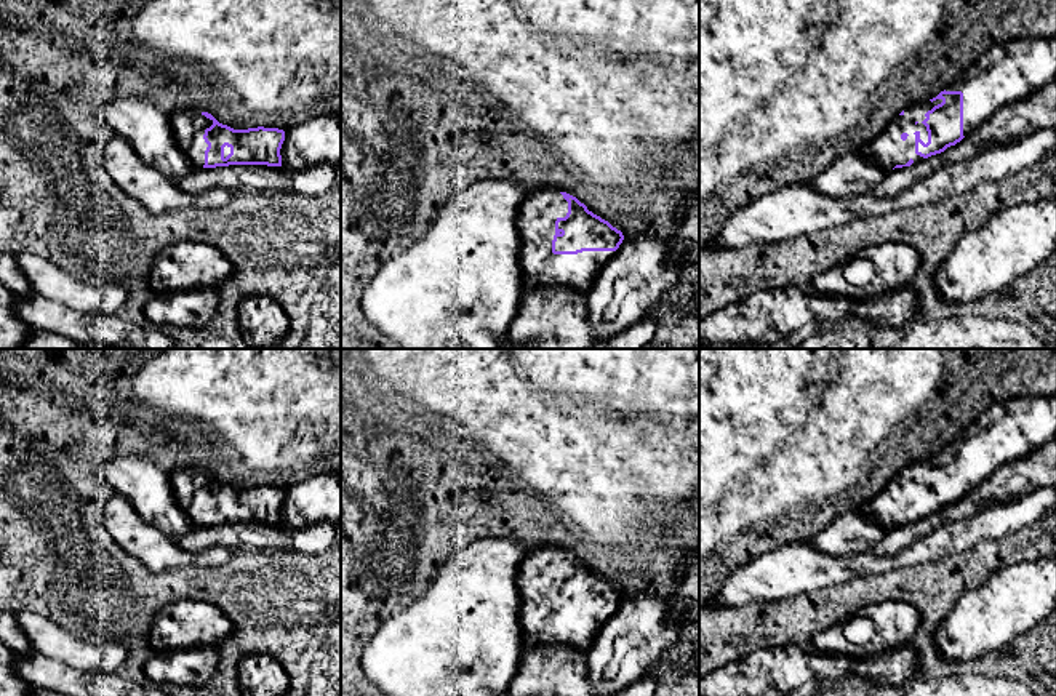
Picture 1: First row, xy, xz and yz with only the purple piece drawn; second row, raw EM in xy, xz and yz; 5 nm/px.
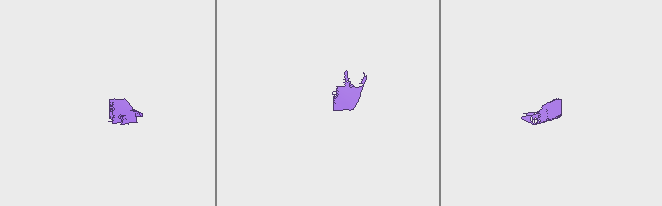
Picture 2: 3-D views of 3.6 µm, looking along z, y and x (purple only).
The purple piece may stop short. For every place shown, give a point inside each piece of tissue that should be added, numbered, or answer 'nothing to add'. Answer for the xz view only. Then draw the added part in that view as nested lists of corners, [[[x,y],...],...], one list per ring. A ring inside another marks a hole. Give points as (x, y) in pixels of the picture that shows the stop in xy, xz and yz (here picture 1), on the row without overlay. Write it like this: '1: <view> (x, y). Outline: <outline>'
1: xz (538, 572). Outline: [[[541,547],[526,555],[518,570],[522,594],[522,637],[528,646],[571,646],[586,653],[603,624],[616,610],[582,610],[554,613],[555,579],[565,576],[568,560],[552,547]]]

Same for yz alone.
1: yz (888, 508). Outline: [[[936,458],[906,466],[877,498],[861,504],[862,512],[888,530],[896,523],[906,523],[910,517],[914,522],[923,518],[915,512],[914,491],[918,490],[920,498],[928,501],[928,490],[922,480],[926,477],[925,472],[941,461],[942,458]]]

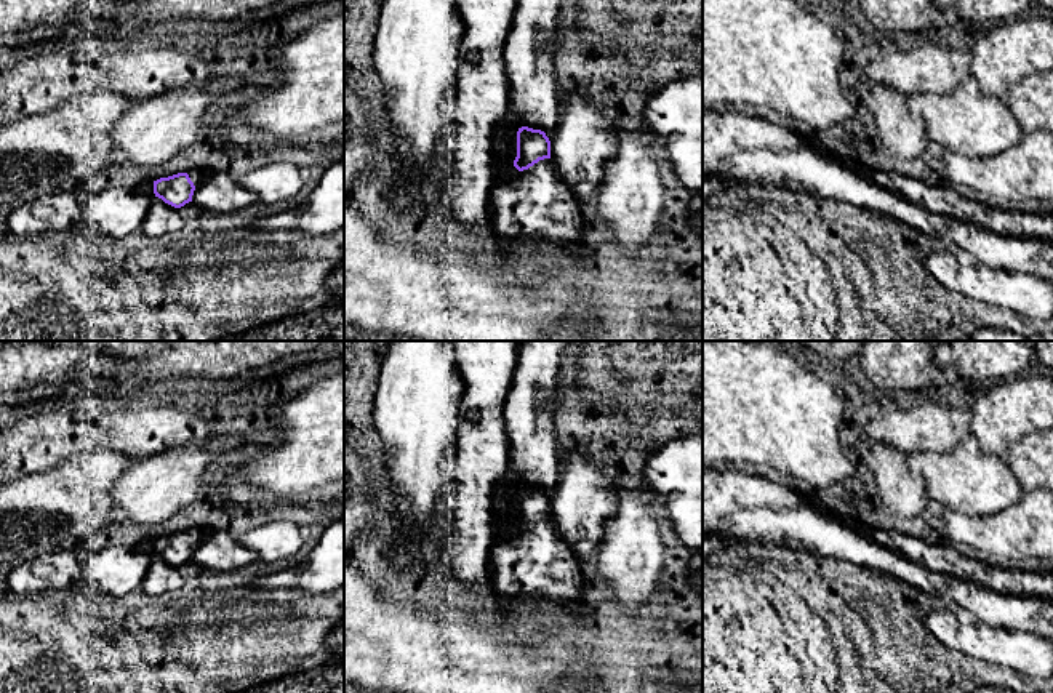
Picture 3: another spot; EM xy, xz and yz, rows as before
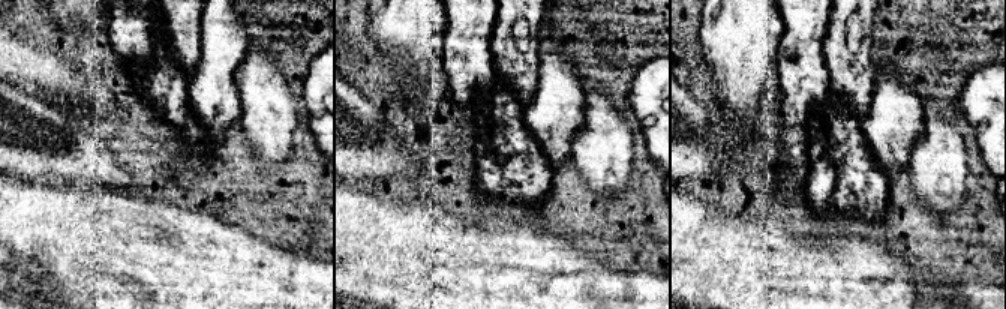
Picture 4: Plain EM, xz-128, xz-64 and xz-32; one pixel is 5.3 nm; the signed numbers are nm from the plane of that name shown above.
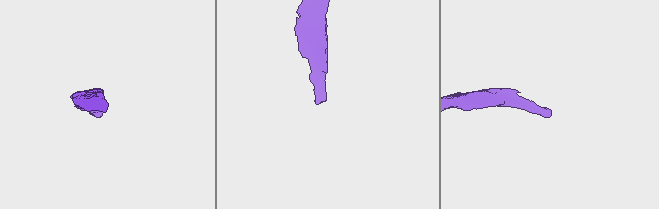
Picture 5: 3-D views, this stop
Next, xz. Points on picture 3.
1: xz (530, 564). Outline: [[[552,517],[506,531],[491,552],[493,587],[504,602],[546,599],[554,605],[581,603],[579,560],[562,539]]]

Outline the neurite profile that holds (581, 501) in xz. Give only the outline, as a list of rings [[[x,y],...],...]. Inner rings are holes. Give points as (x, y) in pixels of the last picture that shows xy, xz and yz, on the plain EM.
[[[571,450],[560,467],[557,485],[551,490],[555,531],[579,563],[599,552],[603,541],[607,519],[616,507],[613,477],[583,450]]]

